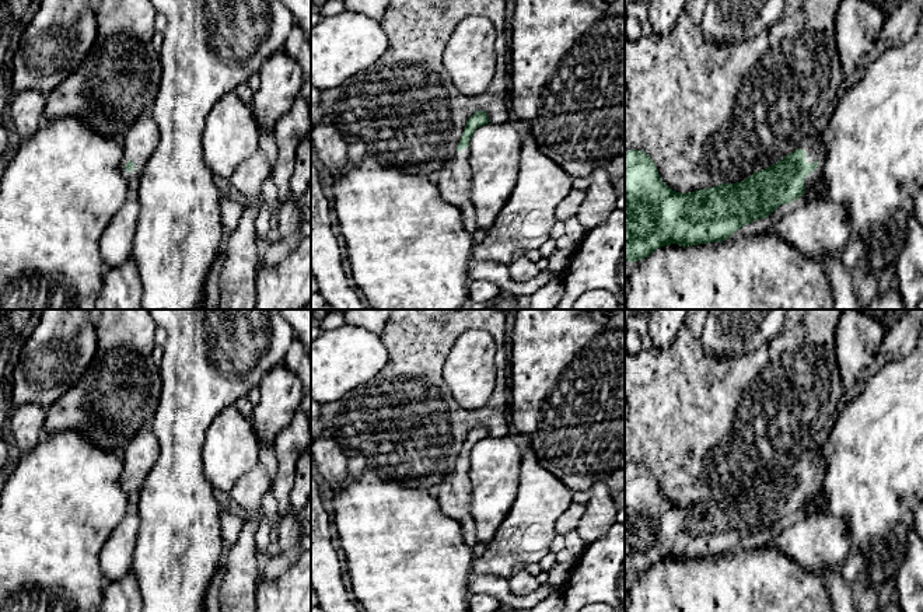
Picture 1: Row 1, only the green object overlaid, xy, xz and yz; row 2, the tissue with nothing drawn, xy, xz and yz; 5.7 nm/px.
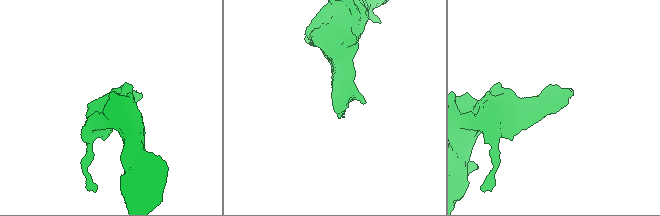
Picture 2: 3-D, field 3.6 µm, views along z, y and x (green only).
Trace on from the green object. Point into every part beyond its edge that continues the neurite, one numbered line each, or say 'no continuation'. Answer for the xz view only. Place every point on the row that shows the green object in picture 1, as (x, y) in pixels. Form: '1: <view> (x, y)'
1: xz (454, 178)

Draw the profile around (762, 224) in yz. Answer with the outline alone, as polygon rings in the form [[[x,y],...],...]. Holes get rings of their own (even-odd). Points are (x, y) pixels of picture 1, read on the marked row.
[[[769,217],[759,218],[756,221],[745,224],[740,230],[737,230],[730,238],[733,241],[735,241],[735,239],[747,237],[747,235],[761,234],[761,232],[766,231],[772,224],[773,224],[773,221]]]

